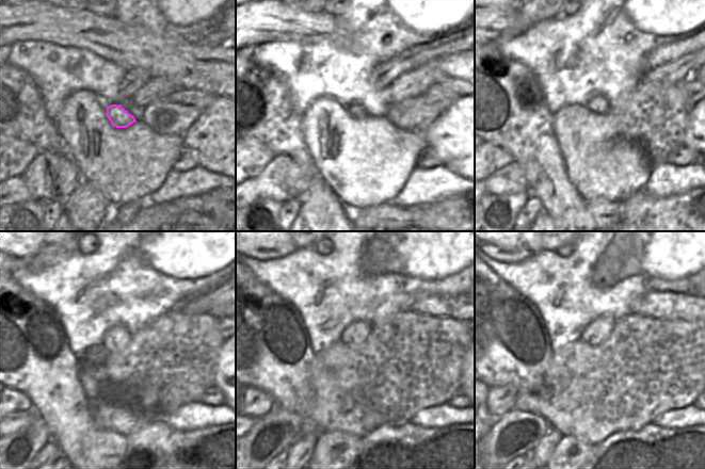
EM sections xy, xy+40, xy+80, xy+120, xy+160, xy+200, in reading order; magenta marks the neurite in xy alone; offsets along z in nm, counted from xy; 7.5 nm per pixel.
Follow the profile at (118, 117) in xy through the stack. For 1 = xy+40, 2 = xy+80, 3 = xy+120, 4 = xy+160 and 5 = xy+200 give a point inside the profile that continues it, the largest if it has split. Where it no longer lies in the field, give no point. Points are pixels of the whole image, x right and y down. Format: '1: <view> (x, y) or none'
1: xy+40 (357, 112)
2: xy+80 (596, 103)
3: xy+120 (116, 339)
4: xy+160 (357, 333)
5: xy+200 (599, 329)

